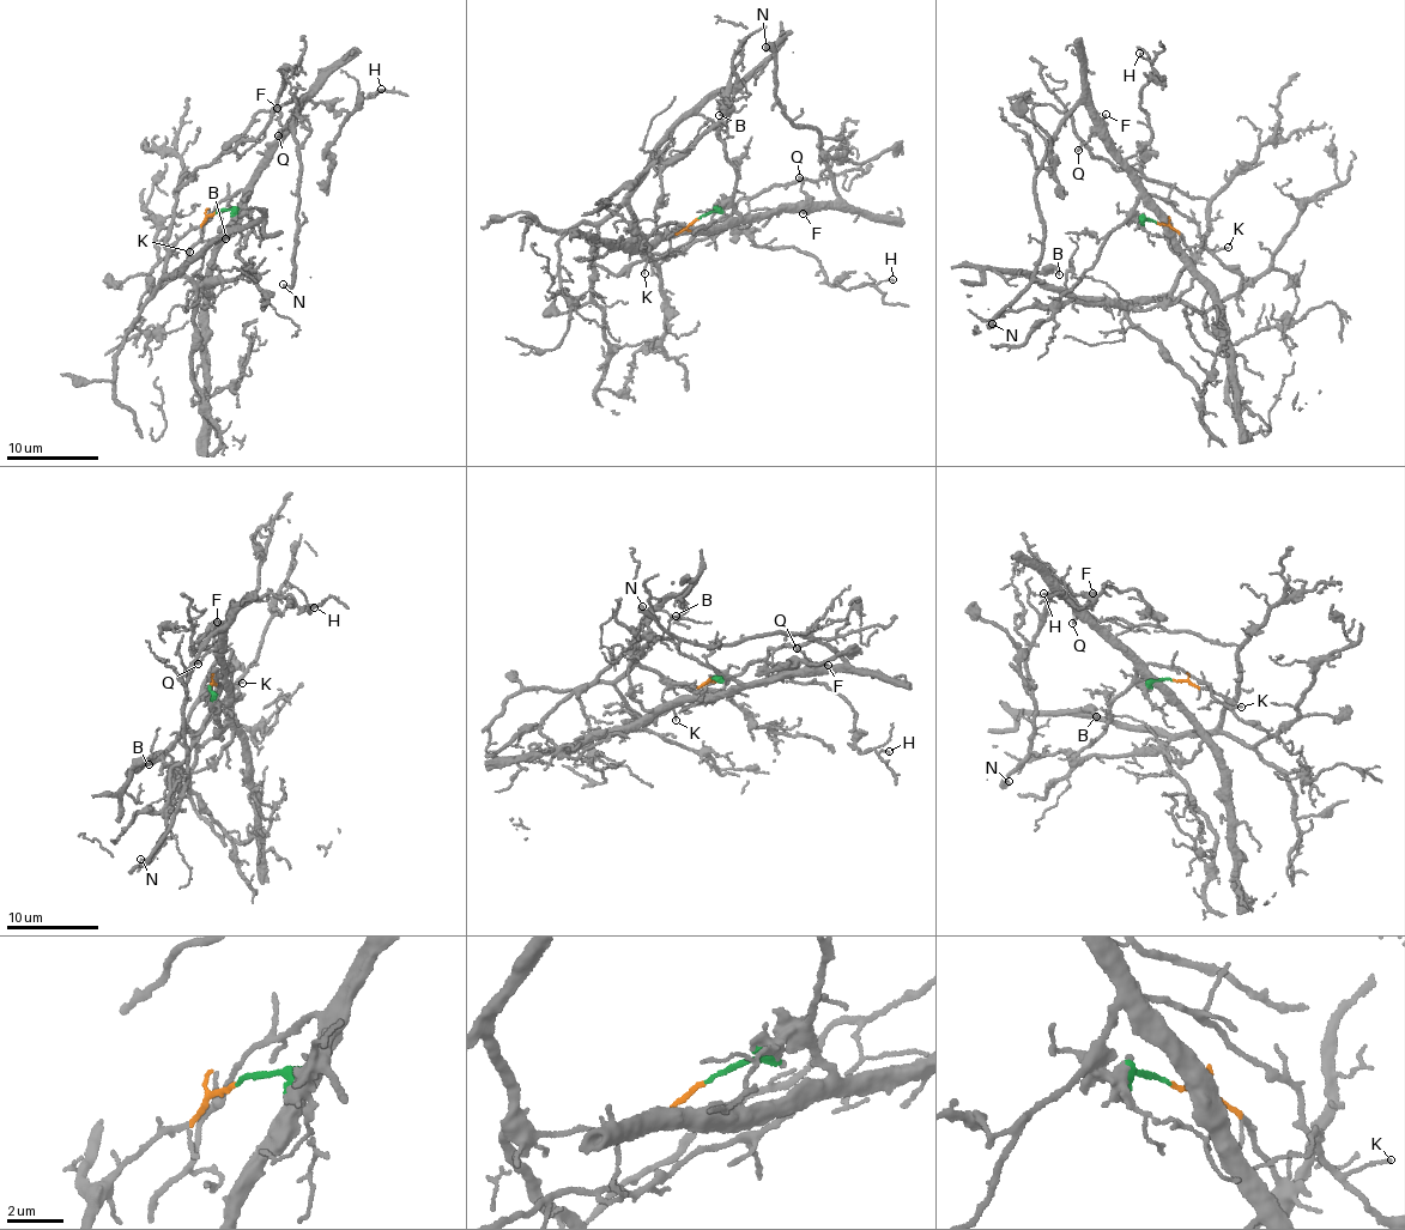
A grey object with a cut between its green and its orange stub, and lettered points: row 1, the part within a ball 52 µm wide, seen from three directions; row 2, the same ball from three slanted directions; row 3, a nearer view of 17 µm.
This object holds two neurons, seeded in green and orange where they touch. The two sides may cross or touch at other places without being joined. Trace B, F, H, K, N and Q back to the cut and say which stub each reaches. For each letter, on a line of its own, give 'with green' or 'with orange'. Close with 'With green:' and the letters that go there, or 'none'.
B: with orange
F: with green
H: with orange
K: with green
N: with green
Q: with green
With green: F, K, N, Q

